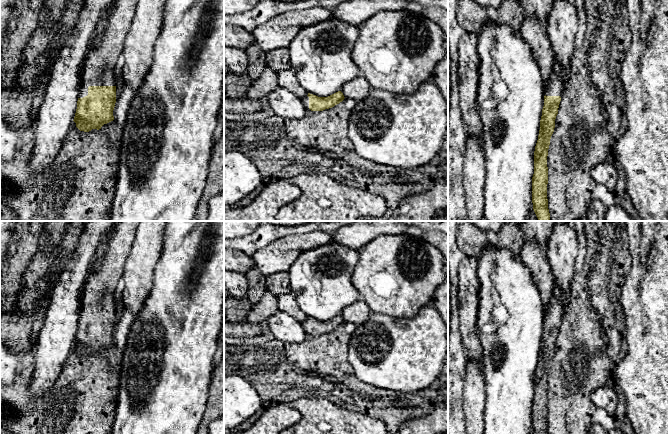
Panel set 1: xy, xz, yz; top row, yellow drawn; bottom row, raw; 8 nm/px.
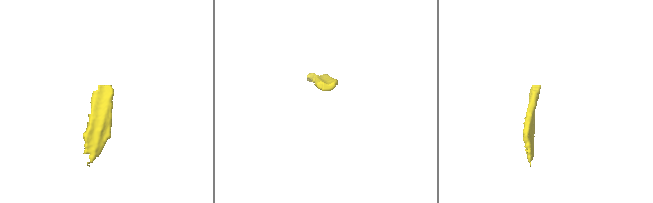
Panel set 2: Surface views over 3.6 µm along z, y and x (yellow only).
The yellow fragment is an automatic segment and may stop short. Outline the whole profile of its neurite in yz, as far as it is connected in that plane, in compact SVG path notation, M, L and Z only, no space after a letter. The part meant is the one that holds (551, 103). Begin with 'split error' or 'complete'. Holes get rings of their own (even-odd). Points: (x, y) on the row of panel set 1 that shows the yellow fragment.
split error; M553 60L549 86L544 96L544 106L540 120L540 130L534 151L534 174L532 177L532 203L538 221L550 221L548 209L547 184L548 167L547 156L550 139L555 128L555 119L564 84L561 77L562 68L558 61Z

